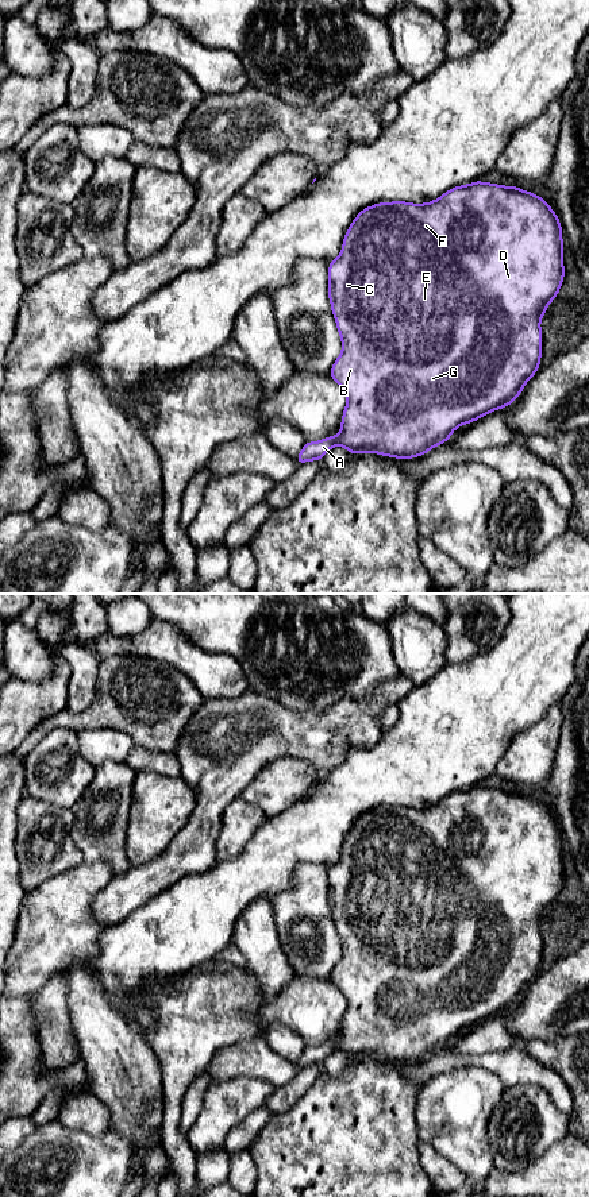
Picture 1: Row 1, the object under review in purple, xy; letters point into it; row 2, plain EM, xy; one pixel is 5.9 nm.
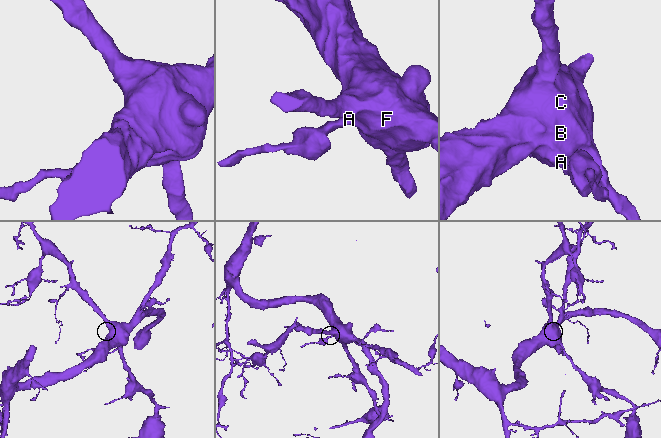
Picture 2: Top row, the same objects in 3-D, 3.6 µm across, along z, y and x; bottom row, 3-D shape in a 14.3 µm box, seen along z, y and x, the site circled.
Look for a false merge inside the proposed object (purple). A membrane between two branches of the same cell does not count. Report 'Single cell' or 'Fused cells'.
Single cell

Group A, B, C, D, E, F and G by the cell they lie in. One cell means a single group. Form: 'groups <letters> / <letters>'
groups A B C D E F G

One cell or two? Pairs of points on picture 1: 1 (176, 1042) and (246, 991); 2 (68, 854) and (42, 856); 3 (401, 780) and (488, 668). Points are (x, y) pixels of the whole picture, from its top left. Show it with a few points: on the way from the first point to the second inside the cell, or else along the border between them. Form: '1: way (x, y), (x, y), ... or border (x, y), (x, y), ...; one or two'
1: way (193, 1024), (207, 1011), (219, 1008), (228, 999); one
2: way (61, 854), (49, 854); one
3: way (430, 752), (485, 697); one

